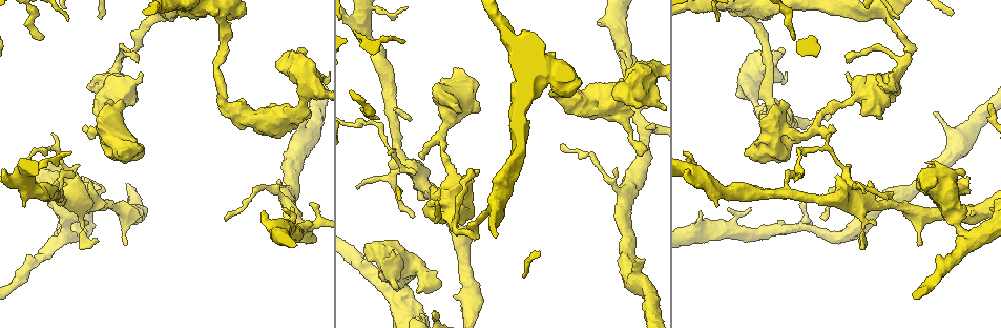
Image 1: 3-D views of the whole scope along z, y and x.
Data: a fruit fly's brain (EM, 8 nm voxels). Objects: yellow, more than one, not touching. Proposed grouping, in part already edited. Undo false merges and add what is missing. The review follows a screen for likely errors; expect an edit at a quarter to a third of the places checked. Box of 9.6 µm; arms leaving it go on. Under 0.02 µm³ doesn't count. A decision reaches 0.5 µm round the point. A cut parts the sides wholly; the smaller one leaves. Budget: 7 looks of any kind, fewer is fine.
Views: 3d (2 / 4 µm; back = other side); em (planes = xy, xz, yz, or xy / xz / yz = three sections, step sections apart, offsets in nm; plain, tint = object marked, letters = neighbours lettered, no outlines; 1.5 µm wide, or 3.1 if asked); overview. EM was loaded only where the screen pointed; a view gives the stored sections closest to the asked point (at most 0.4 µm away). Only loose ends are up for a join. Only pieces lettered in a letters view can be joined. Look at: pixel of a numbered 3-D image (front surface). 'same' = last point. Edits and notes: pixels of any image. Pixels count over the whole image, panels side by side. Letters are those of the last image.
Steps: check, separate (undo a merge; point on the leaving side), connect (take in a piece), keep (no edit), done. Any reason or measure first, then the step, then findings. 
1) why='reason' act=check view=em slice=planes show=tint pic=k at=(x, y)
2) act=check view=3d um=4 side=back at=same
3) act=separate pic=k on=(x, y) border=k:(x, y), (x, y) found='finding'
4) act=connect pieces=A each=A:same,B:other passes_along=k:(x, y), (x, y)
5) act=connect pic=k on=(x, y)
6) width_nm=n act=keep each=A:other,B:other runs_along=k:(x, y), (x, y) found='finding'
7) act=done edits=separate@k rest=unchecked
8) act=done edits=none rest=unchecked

why='three-way junction' act=check view=em slice=planes show=letters pic=1 at=(403, 167)

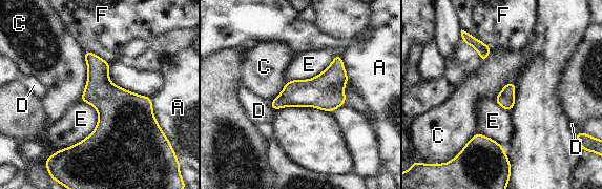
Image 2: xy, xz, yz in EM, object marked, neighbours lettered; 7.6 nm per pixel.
act=keep each=A:other,C:other,D:other,E:other,F:other border=2:(91, 104), (96, 127), (58, 150) found='one neuron here'

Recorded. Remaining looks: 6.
why='tapers out' act=check view=em slice=planes show=letters pic=1 at=(848, 60)

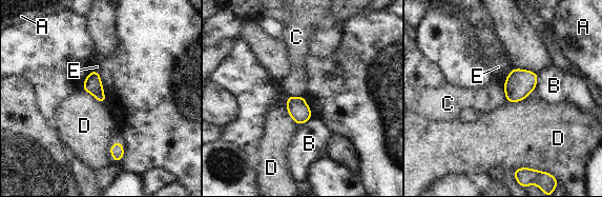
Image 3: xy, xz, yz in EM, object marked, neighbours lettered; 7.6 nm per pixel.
act=keep each=A:other,B:other,C:other,D:other,E:other border=3:(288, 96), (286, 110), (299, 125) found='none of them fits'

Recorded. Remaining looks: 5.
why='free end' act=check view=em slice=planes show=letters pic=1 at=(643, 154)

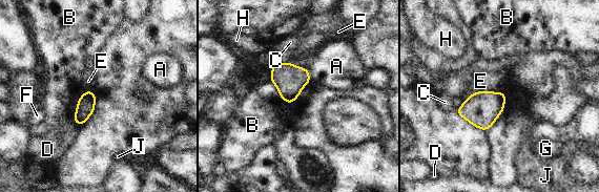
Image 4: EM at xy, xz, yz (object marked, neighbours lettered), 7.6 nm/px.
width_nm=140 act=keep each=A:other,B:other,C:other,D:other,E:other,F:other,G:other,H:other,J:other border=4:(500, 89), (477, 90), (470, 94) found='none of them fits'

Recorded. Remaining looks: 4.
act=done edits=none rest=unchecked

